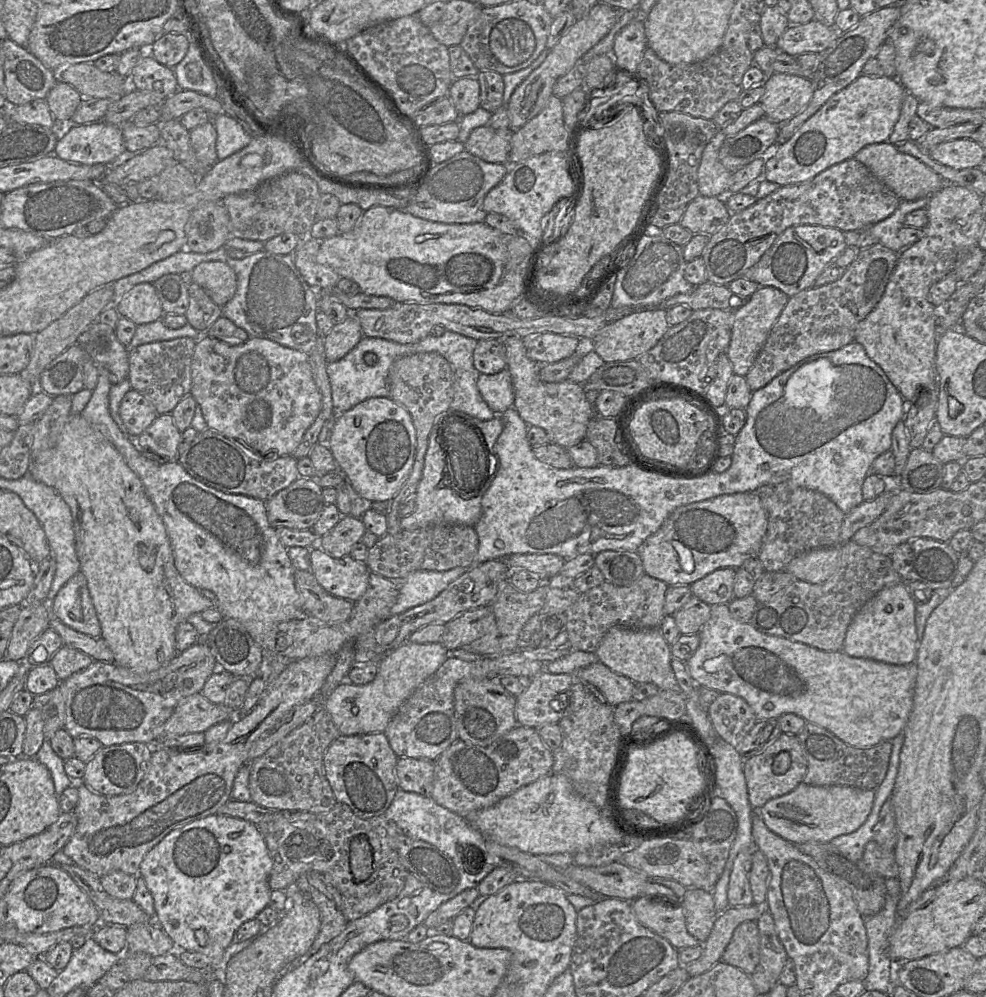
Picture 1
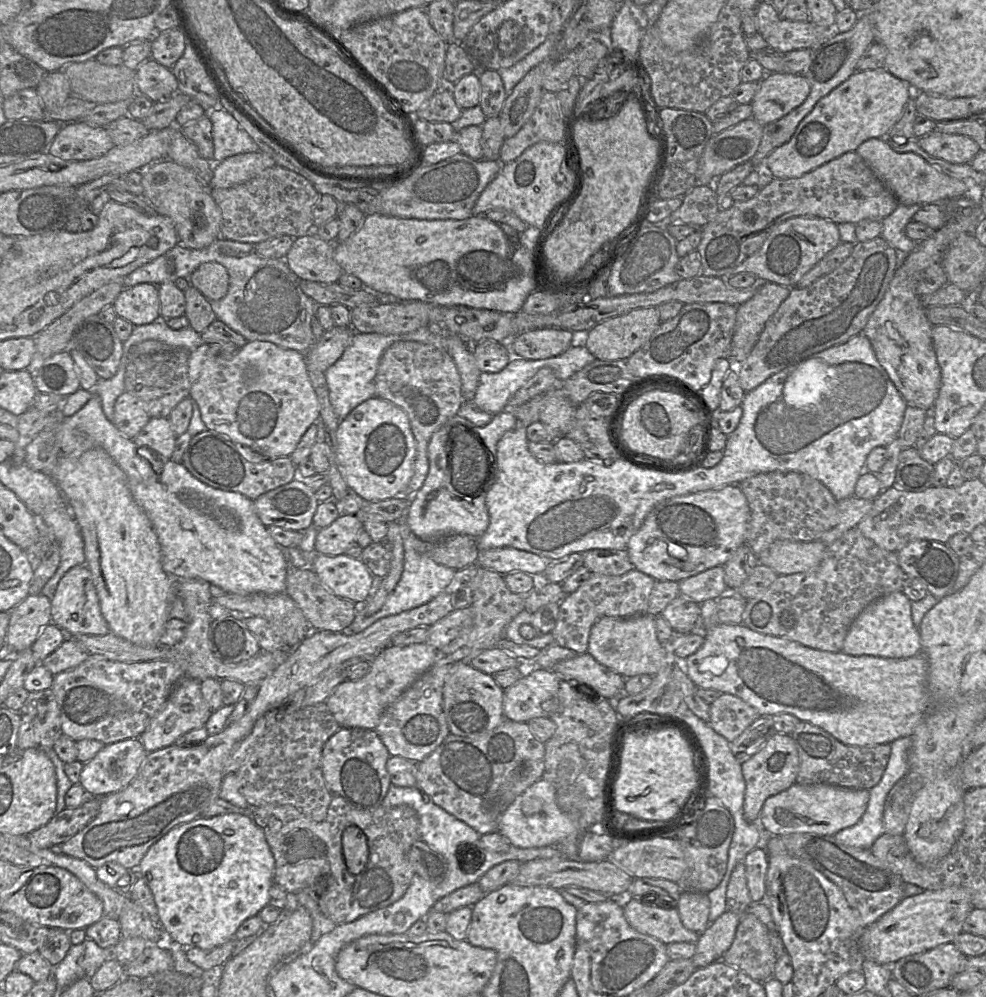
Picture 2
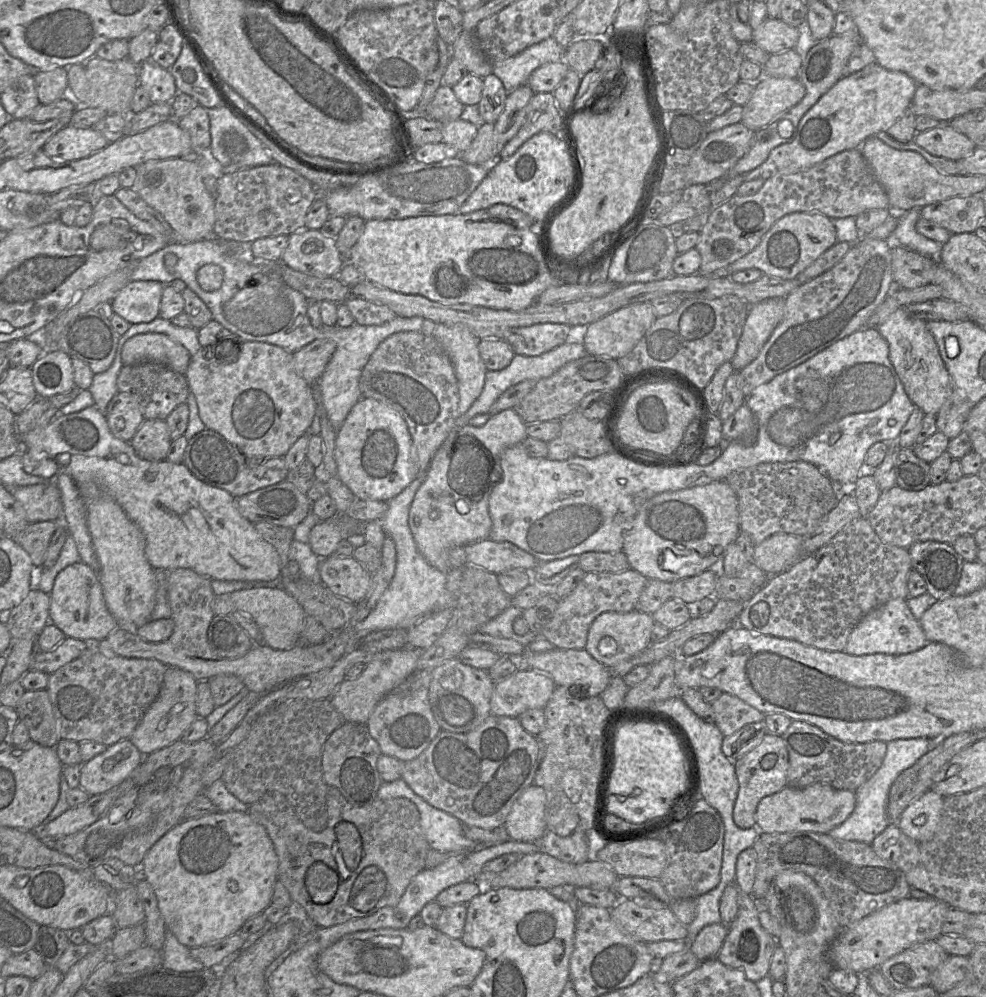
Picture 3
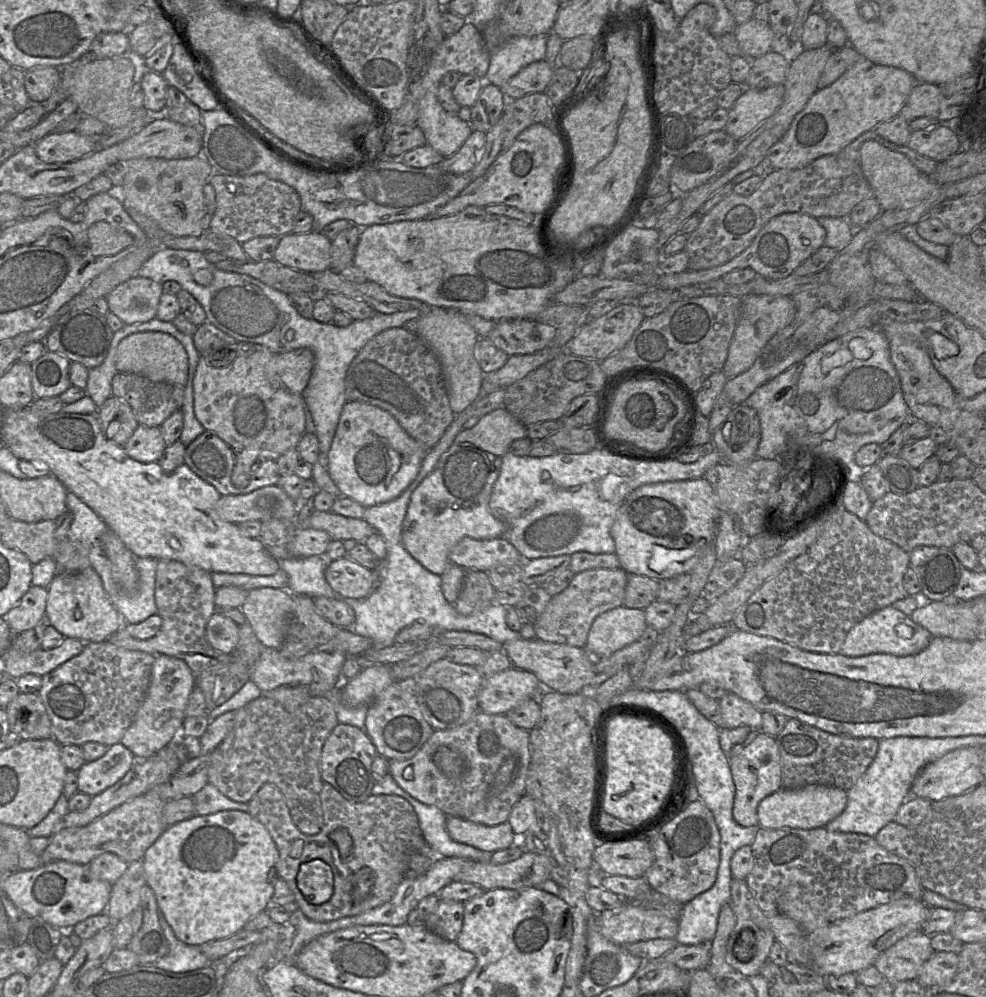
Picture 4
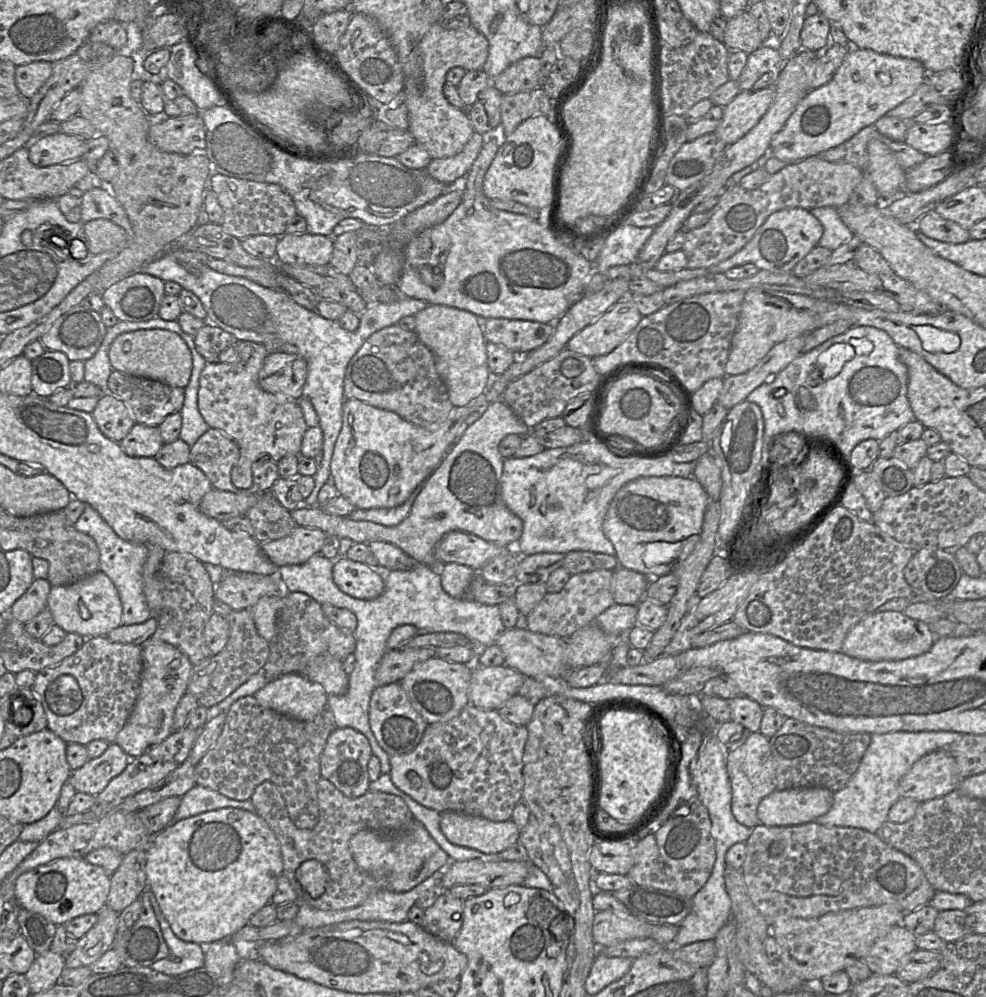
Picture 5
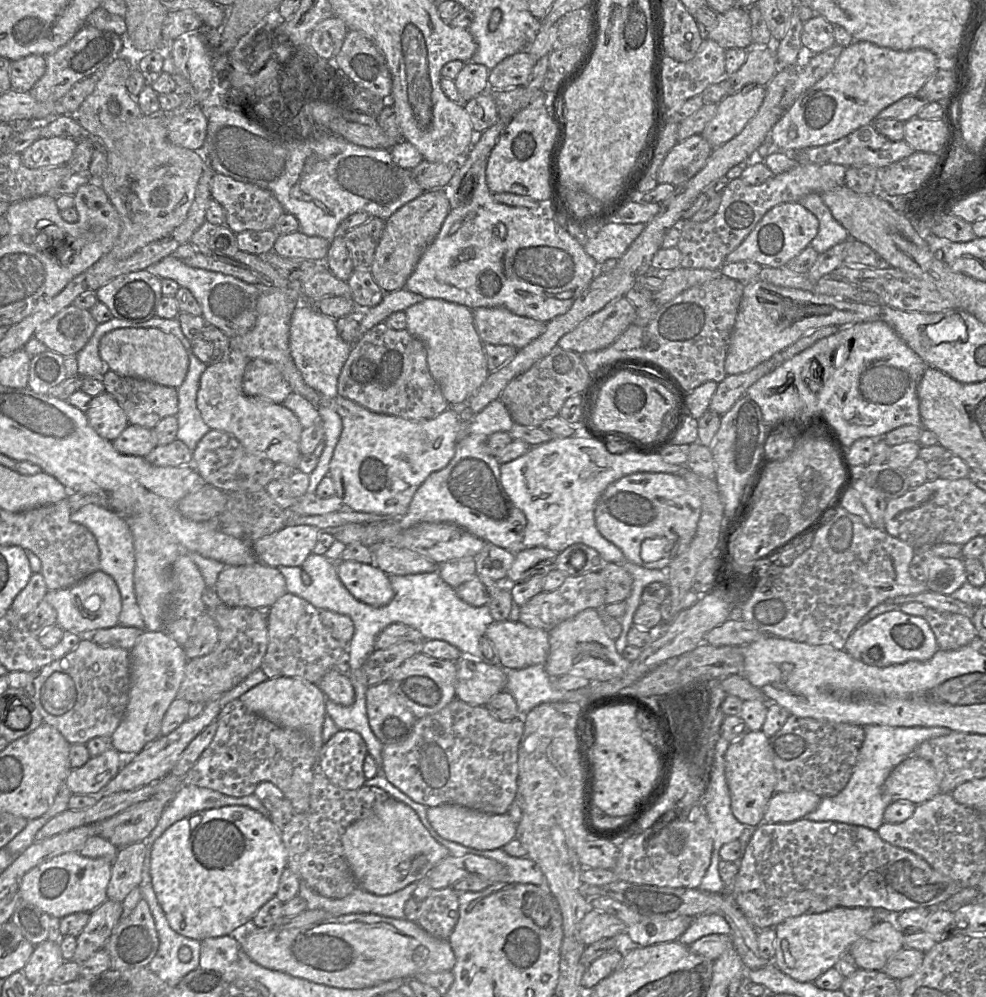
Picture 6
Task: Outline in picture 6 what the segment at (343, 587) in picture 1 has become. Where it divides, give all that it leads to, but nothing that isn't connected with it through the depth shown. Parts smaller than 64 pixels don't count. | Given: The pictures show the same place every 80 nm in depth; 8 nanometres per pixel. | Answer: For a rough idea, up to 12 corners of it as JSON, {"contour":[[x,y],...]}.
{"contour":[[340,560],[342,584],[360,602],[382,607],[394,597],[378,567]]}

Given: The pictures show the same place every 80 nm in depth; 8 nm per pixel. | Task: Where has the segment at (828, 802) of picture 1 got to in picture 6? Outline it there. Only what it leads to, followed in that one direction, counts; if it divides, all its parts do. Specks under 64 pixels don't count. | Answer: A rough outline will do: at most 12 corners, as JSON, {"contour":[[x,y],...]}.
{"contour":[[811,791],[775,793],[761,825],[791,823],[815,811]]}

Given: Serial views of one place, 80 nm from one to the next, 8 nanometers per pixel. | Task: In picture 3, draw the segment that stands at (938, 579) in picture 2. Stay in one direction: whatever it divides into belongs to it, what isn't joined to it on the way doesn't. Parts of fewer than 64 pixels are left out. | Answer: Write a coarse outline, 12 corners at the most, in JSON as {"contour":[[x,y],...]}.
{"contour":[[916,542],[912,569],[937,600],[954,595],[965,560],[951,544]]}

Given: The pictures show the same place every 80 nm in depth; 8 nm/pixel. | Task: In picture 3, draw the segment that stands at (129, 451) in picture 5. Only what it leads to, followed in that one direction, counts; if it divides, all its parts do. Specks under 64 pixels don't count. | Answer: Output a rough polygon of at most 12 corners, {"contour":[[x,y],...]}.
{"contour":[[145,420],[130,444],[164,461],[172,443],[165,420]]}

